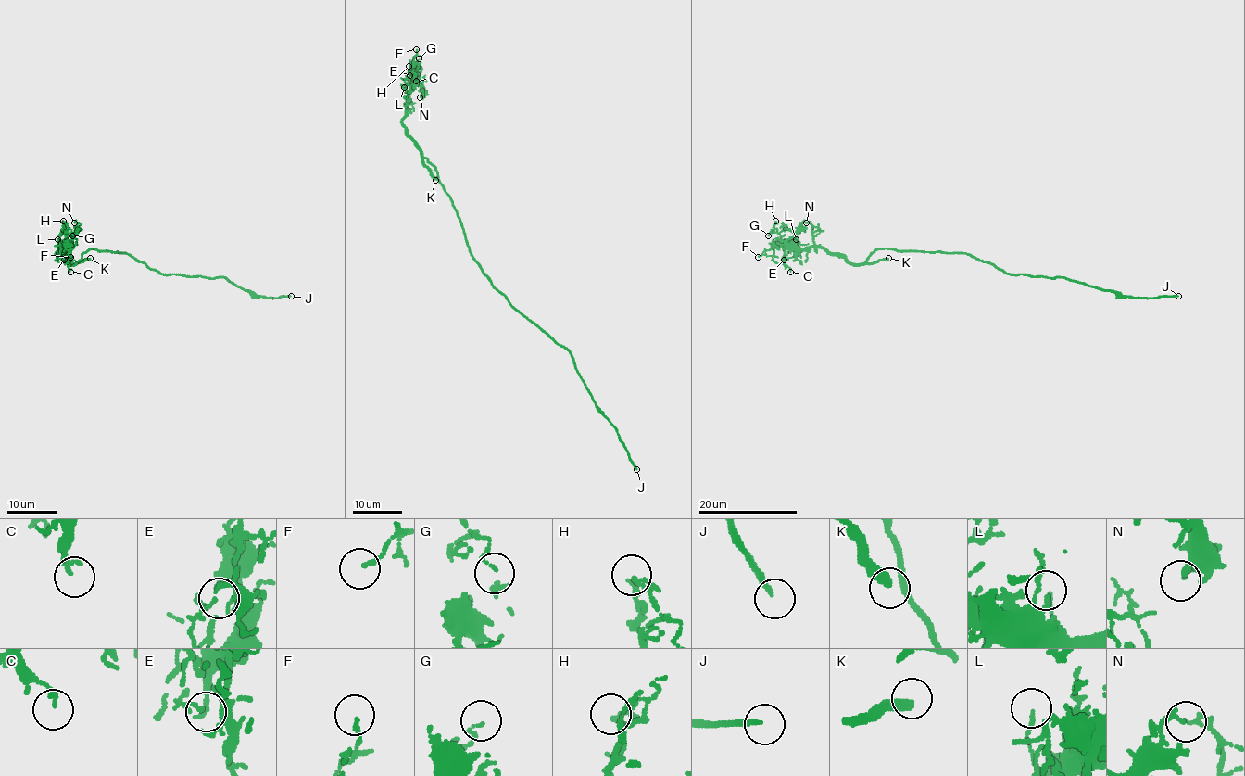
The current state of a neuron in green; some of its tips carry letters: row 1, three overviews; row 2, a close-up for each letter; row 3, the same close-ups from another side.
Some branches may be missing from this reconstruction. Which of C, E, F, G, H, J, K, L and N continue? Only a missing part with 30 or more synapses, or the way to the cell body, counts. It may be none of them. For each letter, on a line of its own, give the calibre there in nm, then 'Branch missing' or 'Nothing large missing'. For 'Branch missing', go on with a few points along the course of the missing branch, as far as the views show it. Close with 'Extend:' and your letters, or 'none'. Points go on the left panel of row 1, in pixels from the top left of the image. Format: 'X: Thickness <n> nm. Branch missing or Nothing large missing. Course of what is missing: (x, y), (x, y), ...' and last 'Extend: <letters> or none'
C: Thickness 170 nm. Nothing large missing
E: Thickness 110 nm. Nothing large missing
F: Thickness 140 nm. Nothing large missing
G: Thickness 90 nm. Nothing large missing
H: Thickness 170 nm. Nothing large missing
J: Thickness 200 nm. Nothing large missing
K: Thickness 400 nm. Branch missing
L: Thickness 130 nm. Nothing large missing
N: Thickness 190 nm. Nothing large missing
Extend: K

